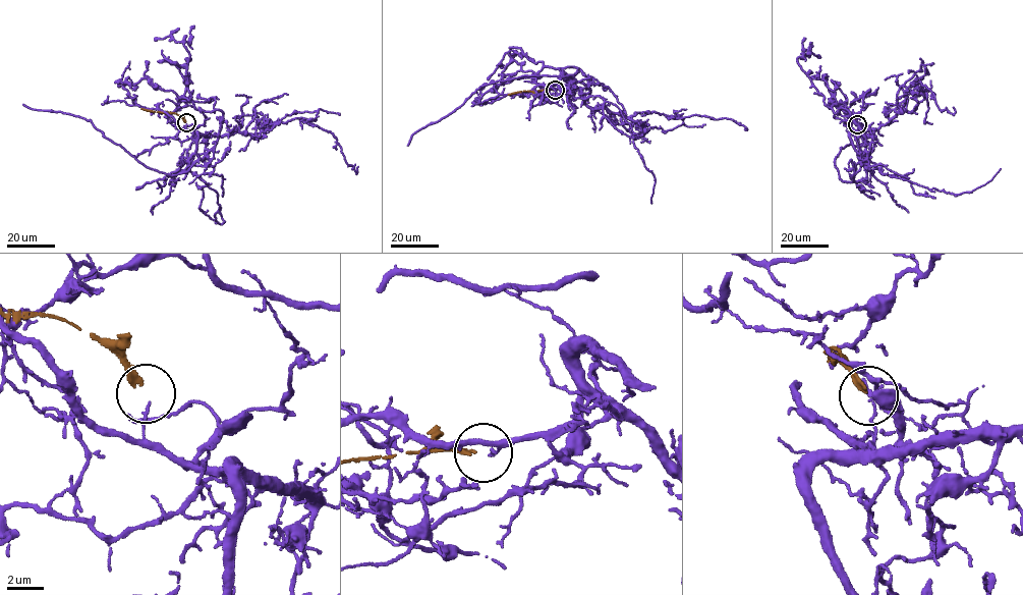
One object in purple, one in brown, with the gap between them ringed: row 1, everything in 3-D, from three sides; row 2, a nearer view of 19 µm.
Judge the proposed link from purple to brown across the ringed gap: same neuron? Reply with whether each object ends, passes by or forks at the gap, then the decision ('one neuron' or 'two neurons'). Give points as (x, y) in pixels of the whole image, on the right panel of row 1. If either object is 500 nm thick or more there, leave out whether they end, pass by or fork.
purple ends | brown ends | two neurons

